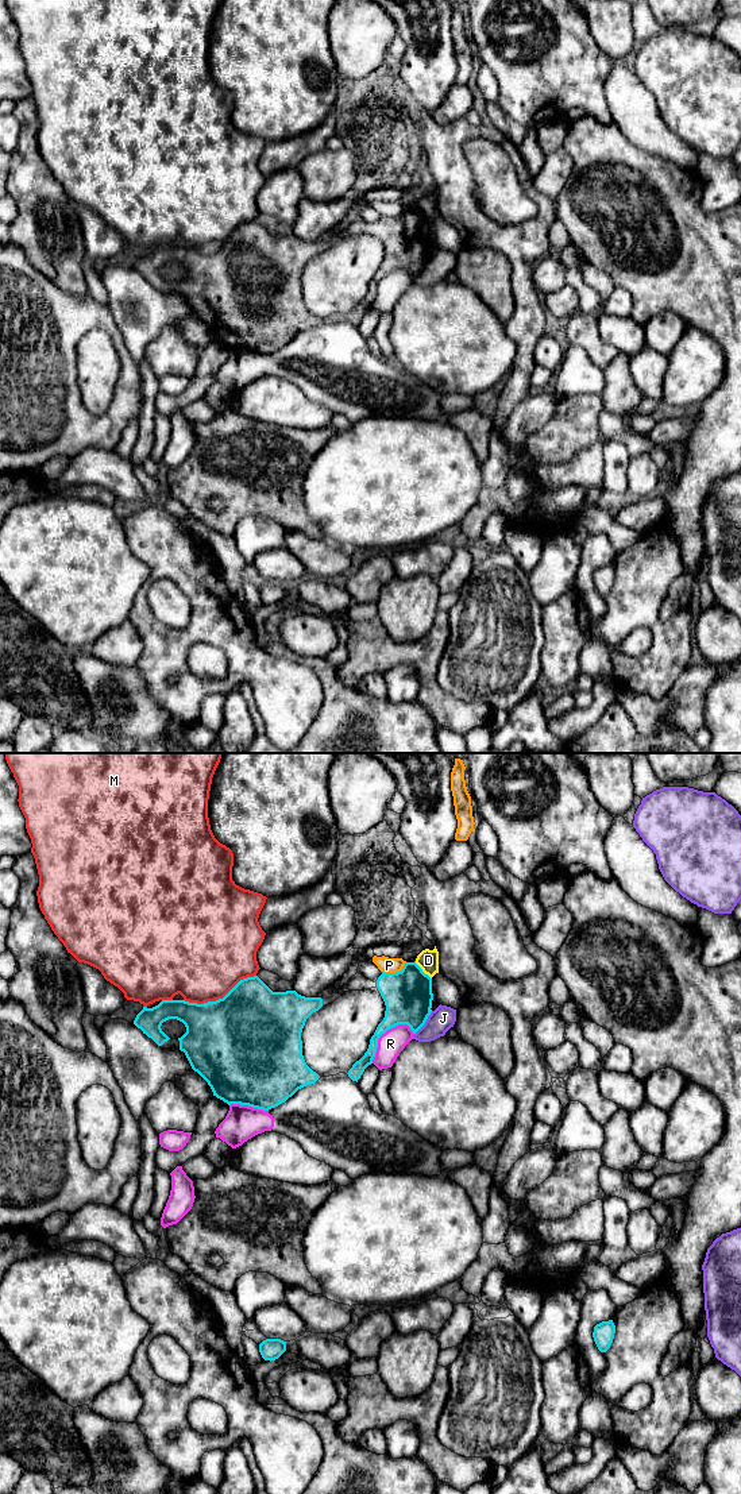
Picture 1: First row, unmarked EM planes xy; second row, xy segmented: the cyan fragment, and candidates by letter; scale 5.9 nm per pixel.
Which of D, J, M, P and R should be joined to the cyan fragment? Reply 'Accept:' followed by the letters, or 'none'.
Accept: none

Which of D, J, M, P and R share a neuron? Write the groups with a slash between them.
D / J / M / P / R

